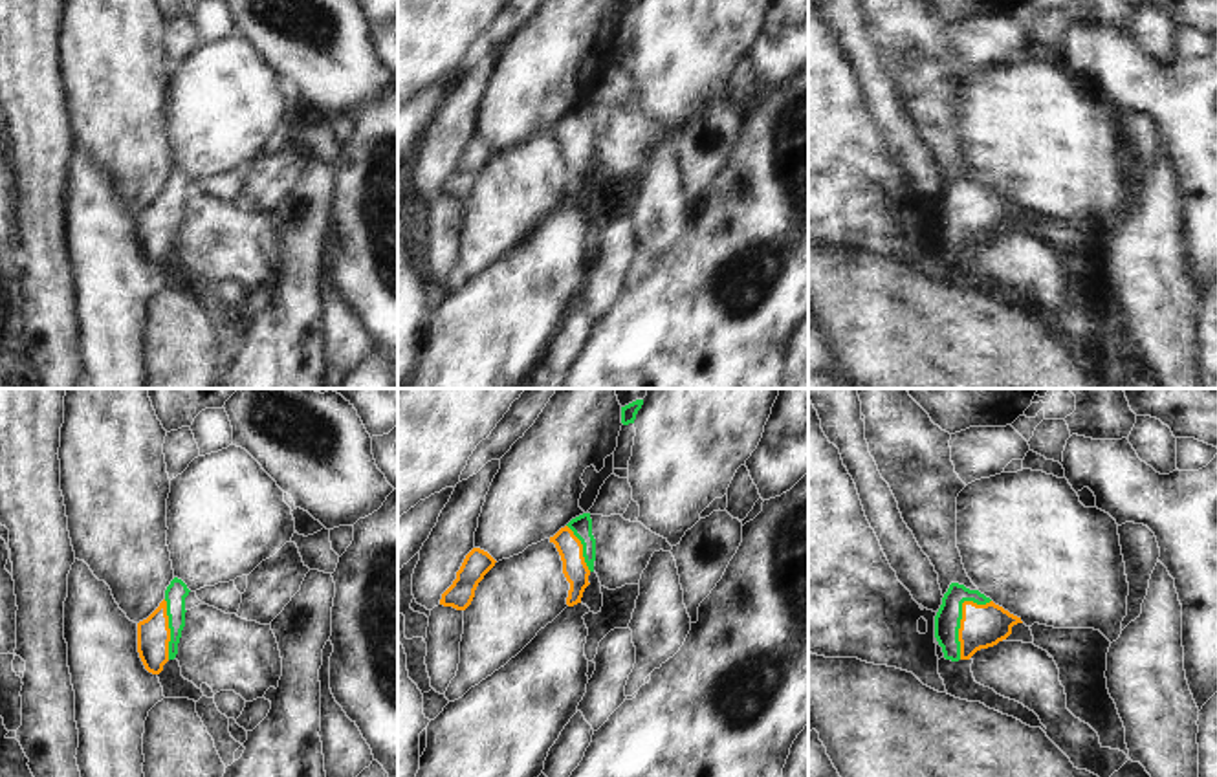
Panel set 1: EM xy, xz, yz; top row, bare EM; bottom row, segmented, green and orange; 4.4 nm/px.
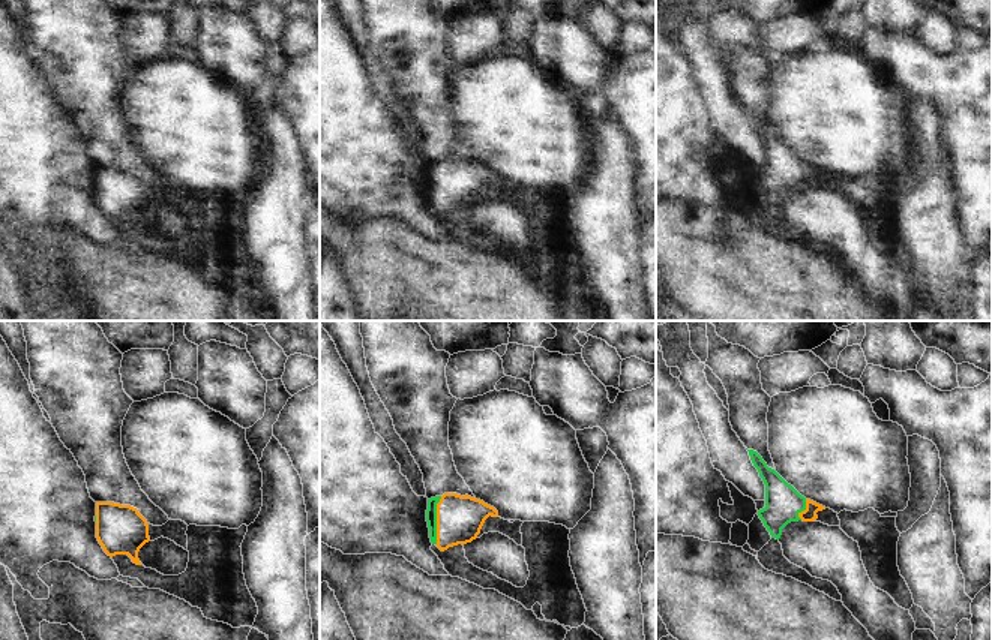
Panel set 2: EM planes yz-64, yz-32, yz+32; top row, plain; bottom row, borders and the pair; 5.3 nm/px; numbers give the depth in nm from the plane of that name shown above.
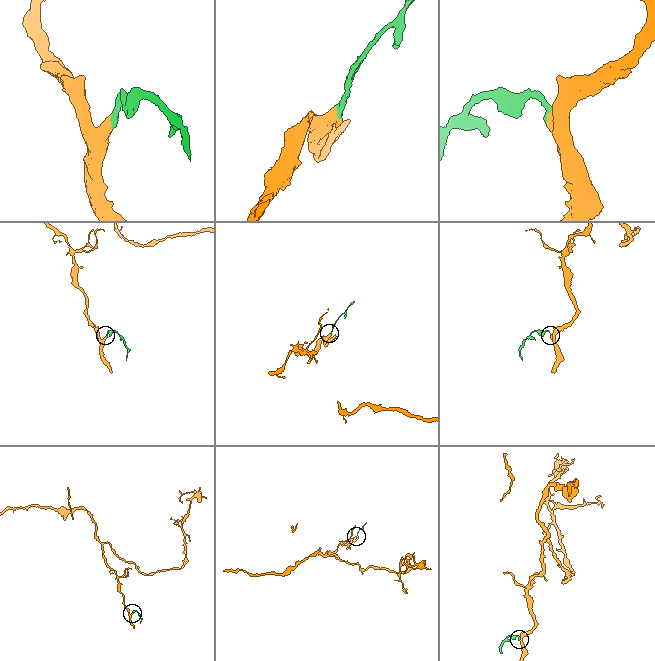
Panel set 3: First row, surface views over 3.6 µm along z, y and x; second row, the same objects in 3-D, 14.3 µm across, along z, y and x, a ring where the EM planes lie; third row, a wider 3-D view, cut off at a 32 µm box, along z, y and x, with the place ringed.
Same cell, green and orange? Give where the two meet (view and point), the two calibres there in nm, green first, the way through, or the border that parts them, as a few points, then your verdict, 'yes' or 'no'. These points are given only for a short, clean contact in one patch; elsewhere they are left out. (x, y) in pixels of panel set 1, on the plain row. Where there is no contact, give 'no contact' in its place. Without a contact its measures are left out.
yz (961, 207) | 110/190 nm | across yz (948, 207), (961, 207), (983, 215) | yes

